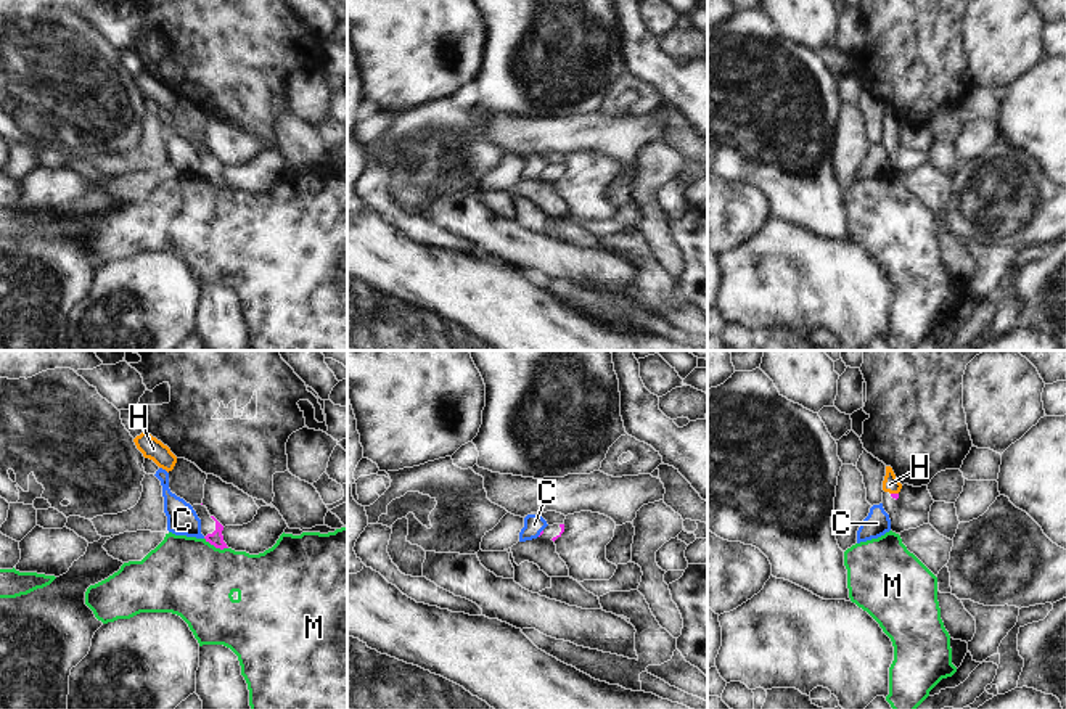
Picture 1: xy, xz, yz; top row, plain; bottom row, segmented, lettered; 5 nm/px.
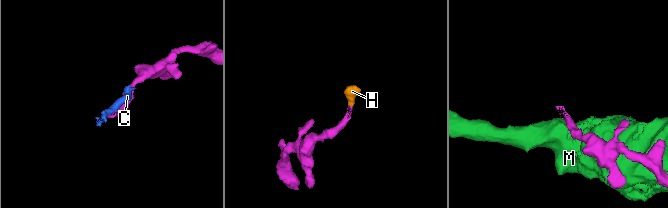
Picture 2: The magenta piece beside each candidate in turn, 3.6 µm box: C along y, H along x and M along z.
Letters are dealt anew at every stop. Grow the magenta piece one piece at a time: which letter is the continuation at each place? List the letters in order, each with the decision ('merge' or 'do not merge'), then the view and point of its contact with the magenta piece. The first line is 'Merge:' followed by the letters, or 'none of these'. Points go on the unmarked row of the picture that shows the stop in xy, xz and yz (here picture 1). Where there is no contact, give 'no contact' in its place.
Merge: H
C: do not merge | xz (541, 172)
H: merge | yz (894, 134)
M: do not merge | xy (216, 187)

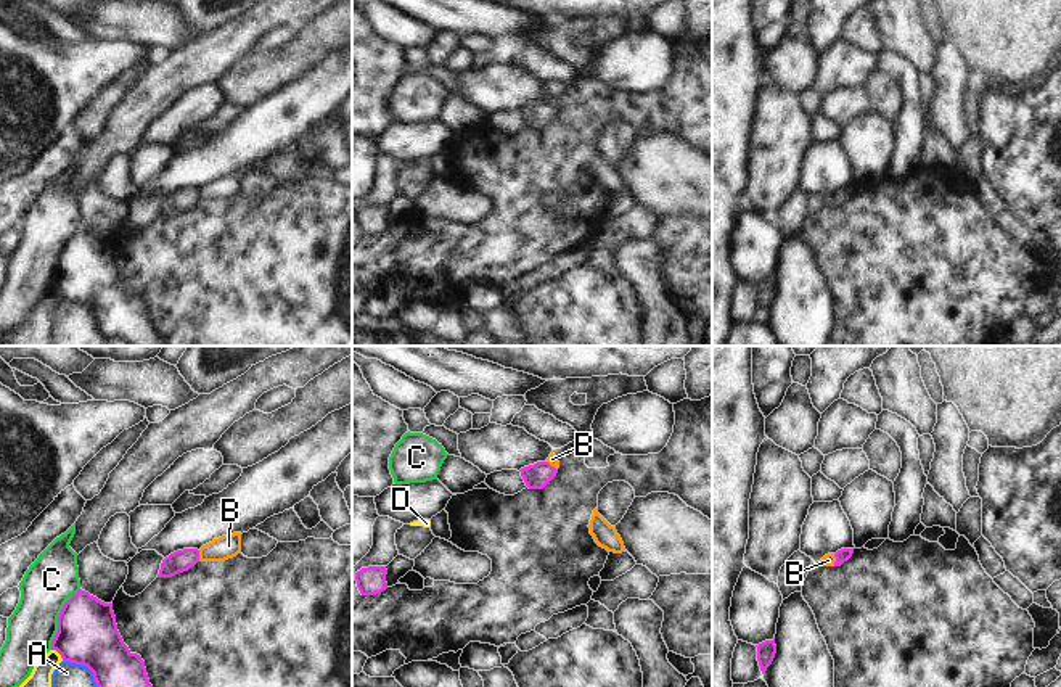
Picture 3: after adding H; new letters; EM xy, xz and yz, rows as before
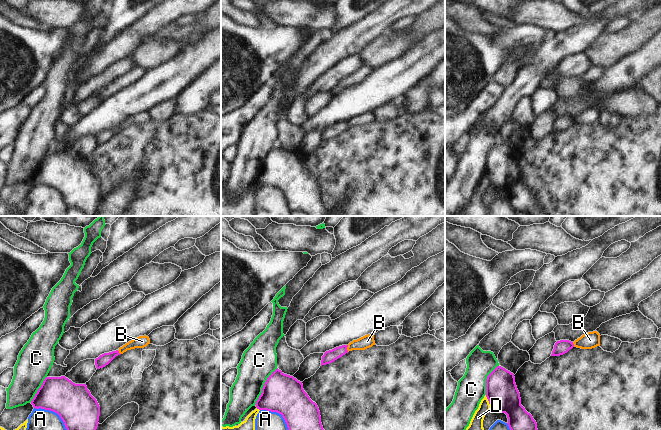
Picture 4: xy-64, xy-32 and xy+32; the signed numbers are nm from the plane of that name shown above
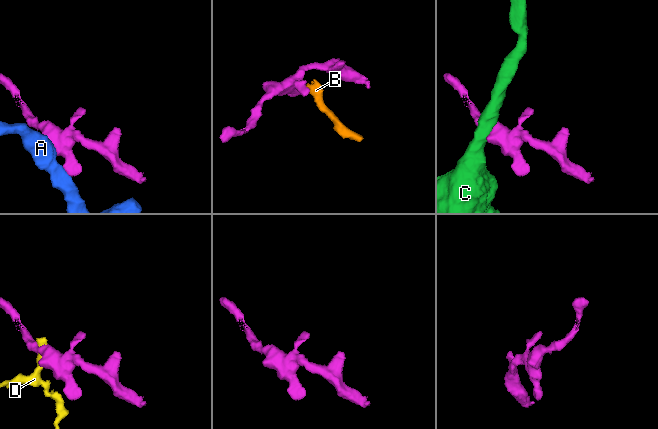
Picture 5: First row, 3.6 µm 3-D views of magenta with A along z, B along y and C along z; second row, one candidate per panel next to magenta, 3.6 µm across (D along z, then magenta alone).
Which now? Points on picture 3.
Merge: none of these
A: do not merge | xy (90, 309)
B: do not merge | yz (836, 200)
C: do not merge | xy (58, 258)
D: do not merge | xy (58, 292)

